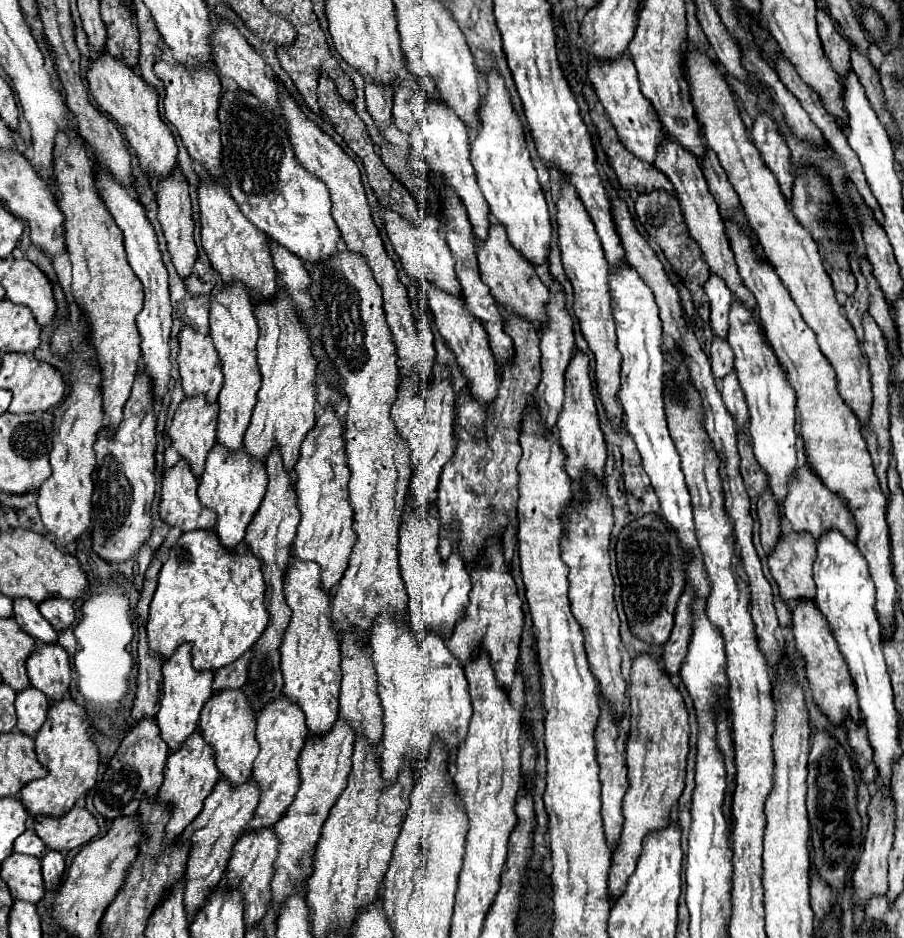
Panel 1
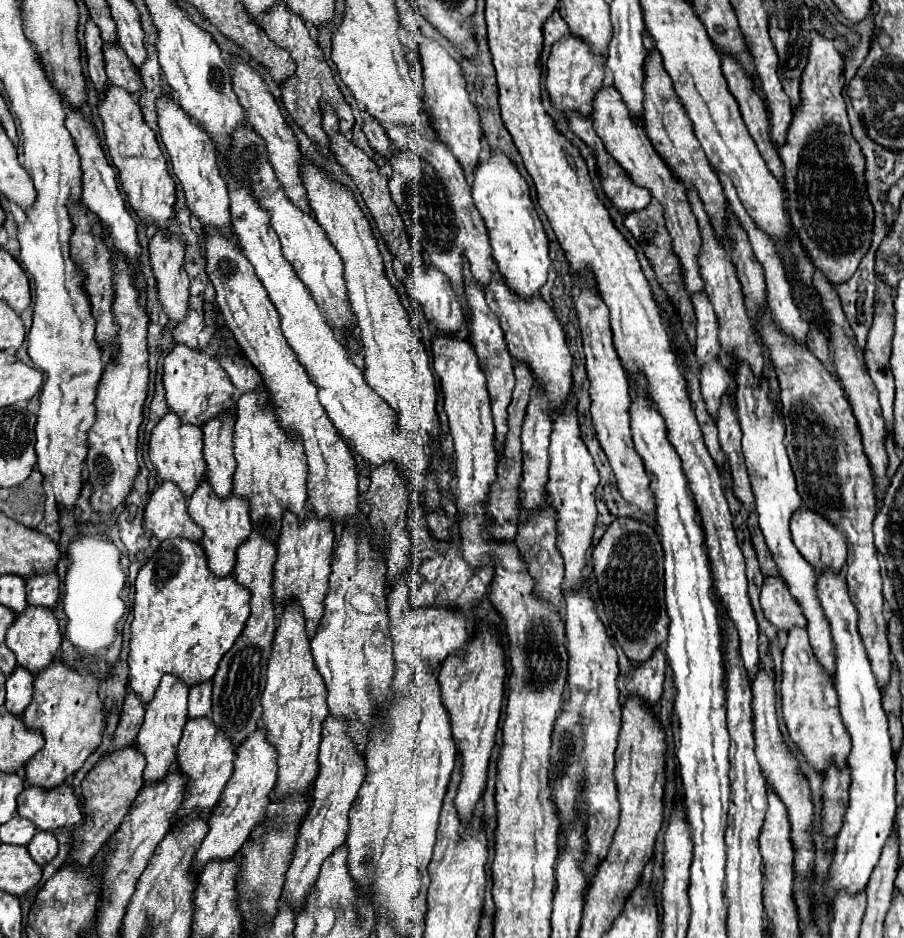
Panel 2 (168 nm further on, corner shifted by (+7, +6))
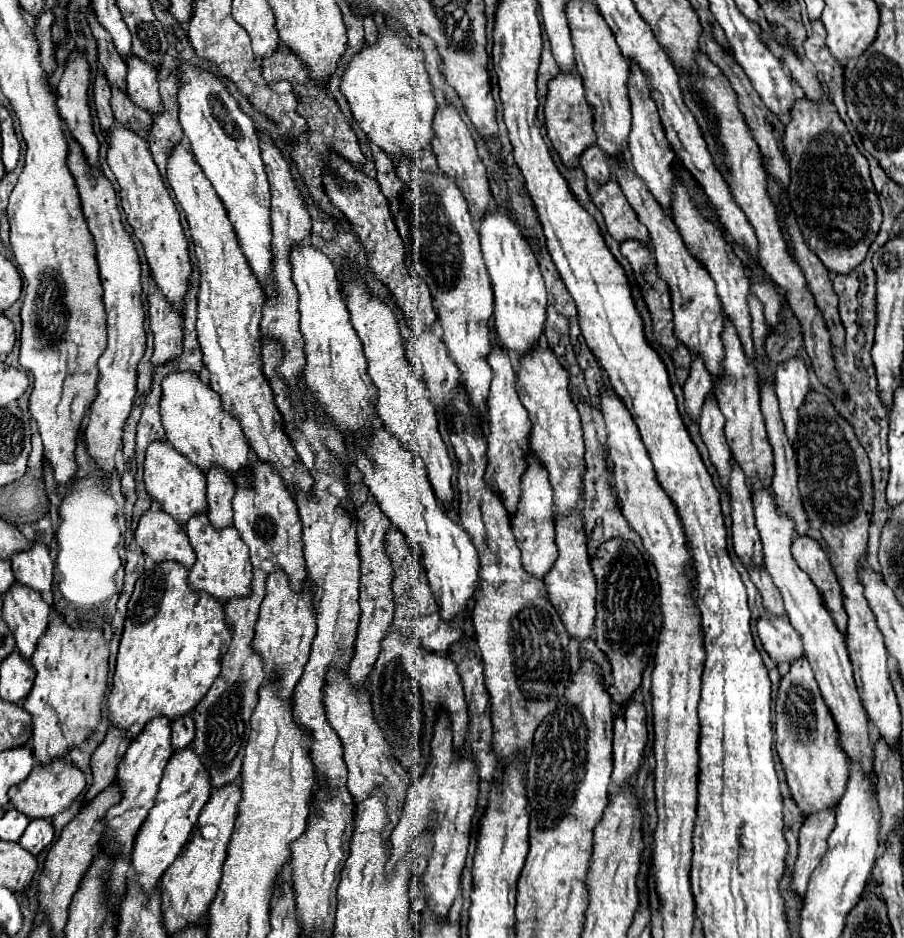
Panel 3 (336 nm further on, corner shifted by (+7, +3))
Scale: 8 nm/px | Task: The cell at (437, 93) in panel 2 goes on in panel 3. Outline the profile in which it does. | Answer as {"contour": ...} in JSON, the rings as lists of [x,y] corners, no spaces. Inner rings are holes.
{"contour":[[[442,101],[436,109],[434,115],[434,139],[432,139],[432,149],[436,153],[438,159],[438,167],[450,175],[456,185],[462,189],[468,207],[470,207],[470,215],[472,219],[482,219],[486,209],[488,209],[488,201],[490,201],[490,189],[488,189],[488,177],[486,177],[486,167],[478,155],[478,147],[476,141],[470,133],[470,129],[466,127],[466,123],[462,121],[460,113],[456,111],[456,107],[450,101]]]}

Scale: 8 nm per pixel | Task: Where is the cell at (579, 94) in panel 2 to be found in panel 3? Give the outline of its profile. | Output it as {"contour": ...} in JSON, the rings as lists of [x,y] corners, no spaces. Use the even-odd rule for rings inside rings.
{"contour":[[[576,69],[558,73],[554,79],[548,83],[548,95],[546,95],[546,105],[544,105],[544,115],[546,115],[546,129],[552,145],[562,157],[562,163],[566,167],[576,167],[580,153],[596,143],[596,131],[594,131],[594,109],[586,101],[584,87],[582,87],[582,77],[576,73]]]}

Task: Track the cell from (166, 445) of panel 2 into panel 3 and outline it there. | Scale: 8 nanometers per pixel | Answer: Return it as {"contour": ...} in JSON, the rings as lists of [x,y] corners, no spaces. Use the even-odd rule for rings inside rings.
{"contour":[[[168,439],[152,441],[146,449],[146,461],[144,461],[144,483],[146,491],[152,499],[160,503],[160,507],[172,515],[180,525],[184,525],[192,515],[204,511],[206,505],[206,473],[196,467],[188,457],[174,451],[174,447],[168,443]]]}

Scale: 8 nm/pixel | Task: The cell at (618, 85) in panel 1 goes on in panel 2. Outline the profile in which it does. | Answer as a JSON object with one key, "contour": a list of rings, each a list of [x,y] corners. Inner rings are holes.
{"contour":[[[604,86],[596,94],[592,120],[594,120],[594,130],[602,138],[608,154],[614,156],[614,160],[624,168],[624,172],[630,176],[630,180],[636,186],[646,188],[652,194],[652,198],[662,204],[666,228],[672,238],[672,252],[678,256],[678,260],[682,264],[682,278],[684,278],[684,286],[686,286],[688,294],[692,296],[696,292],[704,292],[704,280],[700,278],[700,266],[698,266],[702,236],[698,230],[698,222],[692,214],[690,202],[686,198],[684,186],[680,186],[680,182],[672,176],[666,162],[658,156],[658,152],[650,144],[650,140],[646,136],[646,128],[642,124],[638,124],[636,120],[632,120],[628,108],[624,106],[620,92],[614,86]]]}

